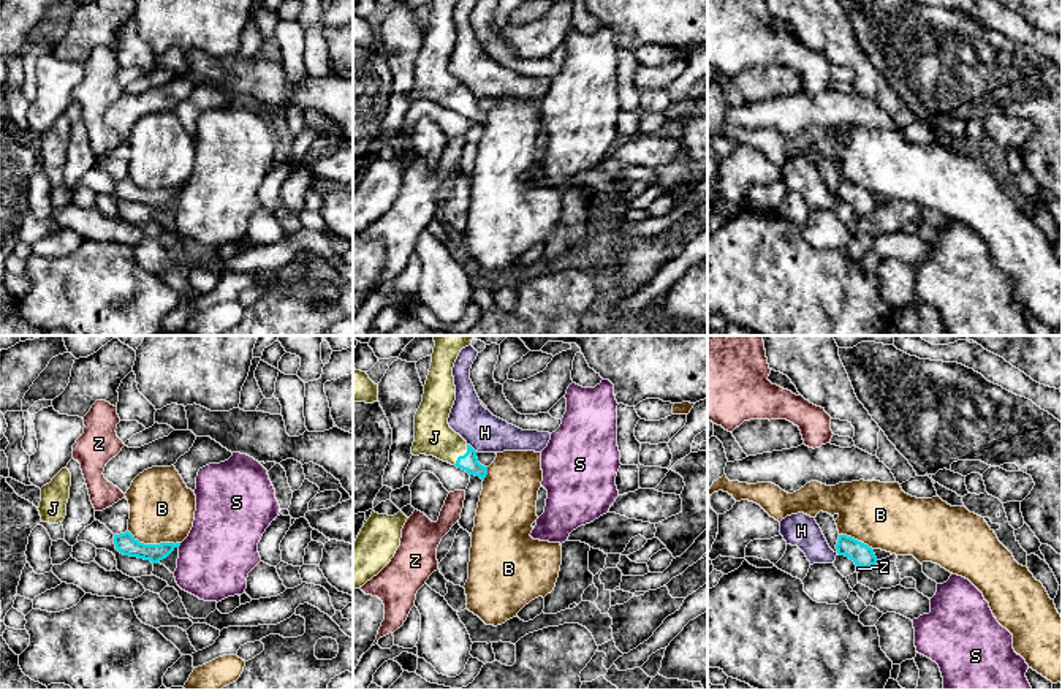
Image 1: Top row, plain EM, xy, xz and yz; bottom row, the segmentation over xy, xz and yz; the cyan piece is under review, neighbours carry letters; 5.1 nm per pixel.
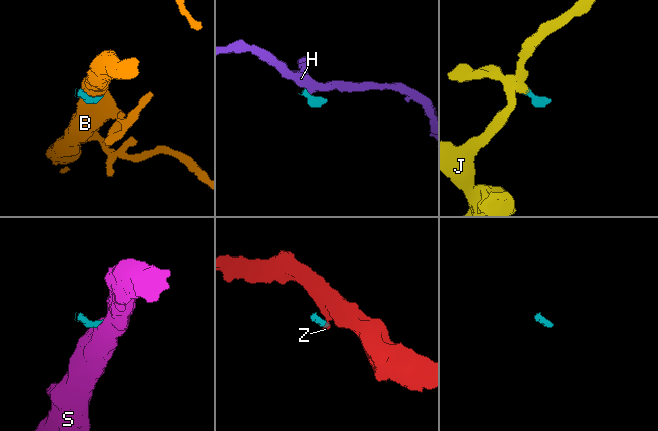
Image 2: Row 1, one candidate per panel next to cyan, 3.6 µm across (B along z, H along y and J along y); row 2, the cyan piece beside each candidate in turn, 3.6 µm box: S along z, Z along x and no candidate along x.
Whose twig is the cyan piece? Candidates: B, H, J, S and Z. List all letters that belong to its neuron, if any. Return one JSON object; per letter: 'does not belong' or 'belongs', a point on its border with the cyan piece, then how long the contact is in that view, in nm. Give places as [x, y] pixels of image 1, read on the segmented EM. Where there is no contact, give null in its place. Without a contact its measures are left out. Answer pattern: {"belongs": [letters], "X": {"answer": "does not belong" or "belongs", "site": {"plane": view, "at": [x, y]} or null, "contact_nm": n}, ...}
{"belongs": ["J"], "B": {"answer": "does not belong", "site": {"plane": "xy", "at": [154, 545]}, "contact_nm": 280}, "H": {"answer": "does not belong", "site": {"plane": "xz", "at": [470, 447]}, "contact_nm": 70}, "J": {"answer": "belongs", "site": {"plane": "xz", "at": [461, 456]}, "contact_nm": 130}, "S": {"answer": "does not belong", "site": {"plane": "xy", "at": [179, 545]}, "contact_nm": 30}, "Z": {"answer": "does not belong", "site": {"plane": "yz", "at": [860, 565]}, "contact_nm": 40}}

